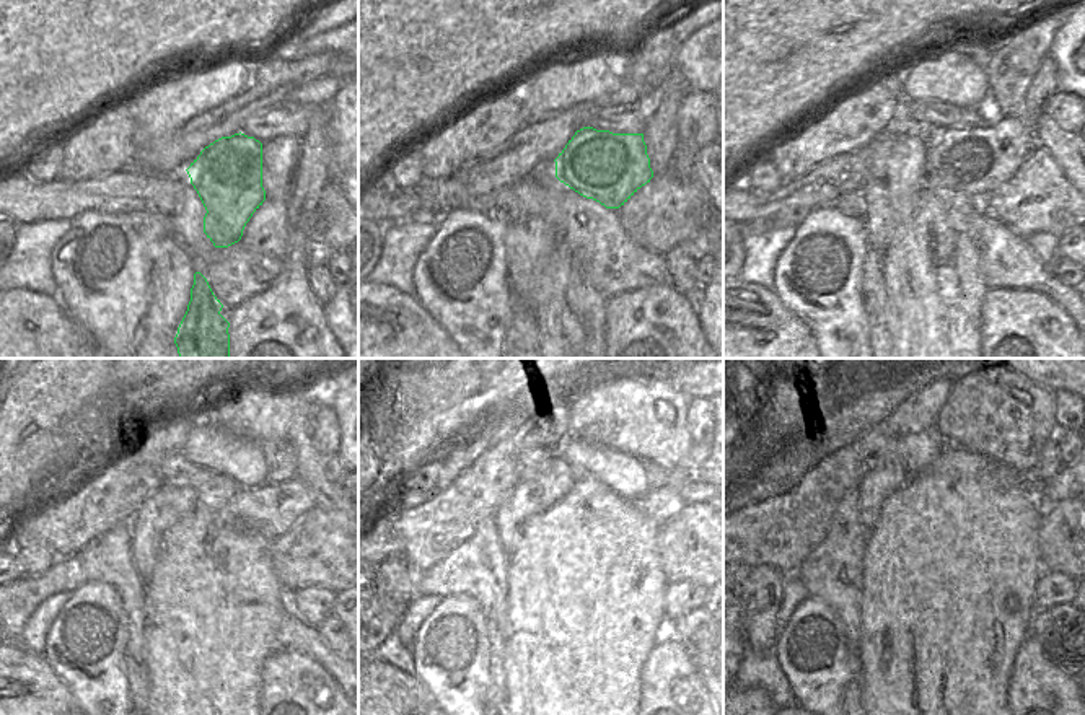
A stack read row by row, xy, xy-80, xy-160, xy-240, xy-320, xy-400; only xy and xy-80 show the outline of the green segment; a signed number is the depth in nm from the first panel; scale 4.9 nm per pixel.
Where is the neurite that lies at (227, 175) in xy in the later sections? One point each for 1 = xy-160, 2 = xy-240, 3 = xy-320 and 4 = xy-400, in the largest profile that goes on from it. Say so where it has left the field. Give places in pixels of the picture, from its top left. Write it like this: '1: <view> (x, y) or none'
1: xy-160 (975, 162)
2: xy-240 (271, 510)
3: xy-320 (658, 504)
4: xy-400 (1048, 464)

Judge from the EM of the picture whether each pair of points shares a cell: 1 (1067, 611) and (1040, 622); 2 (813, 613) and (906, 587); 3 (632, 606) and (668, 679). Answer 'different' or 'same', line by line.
1: same
2: different
3: different

